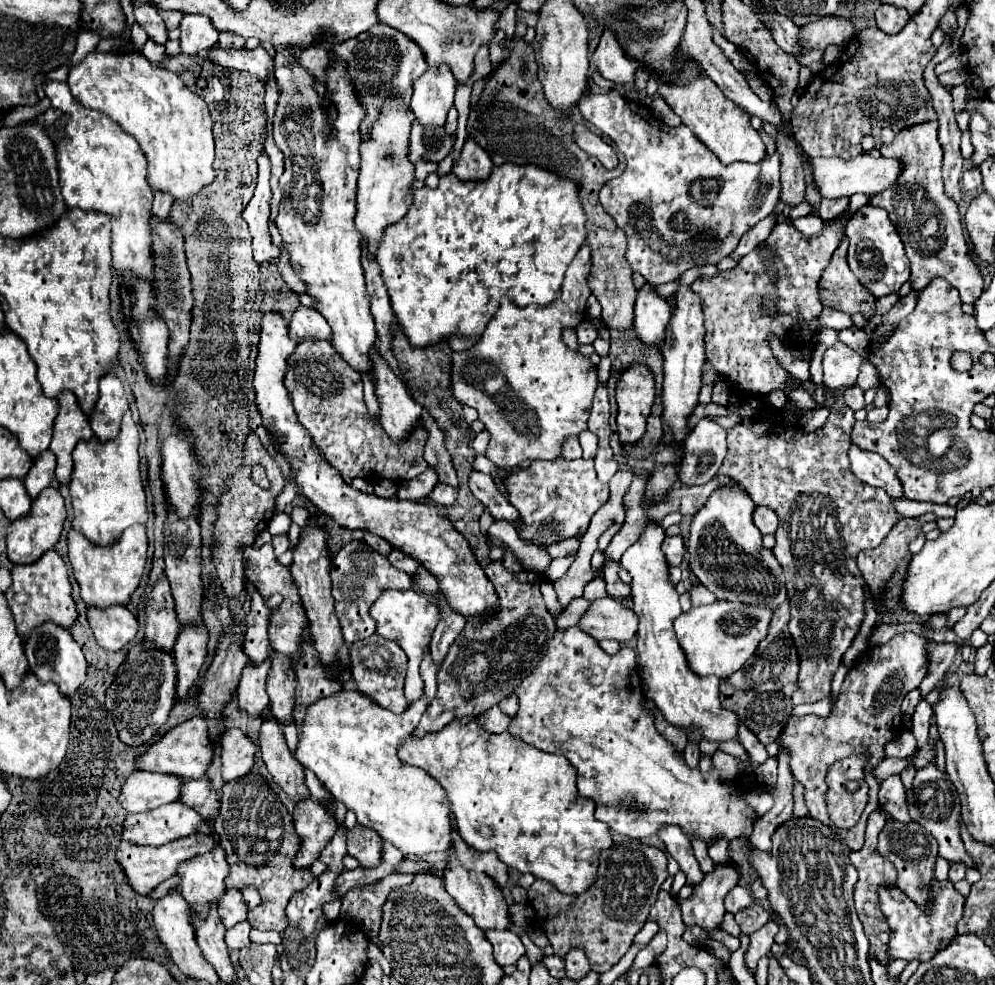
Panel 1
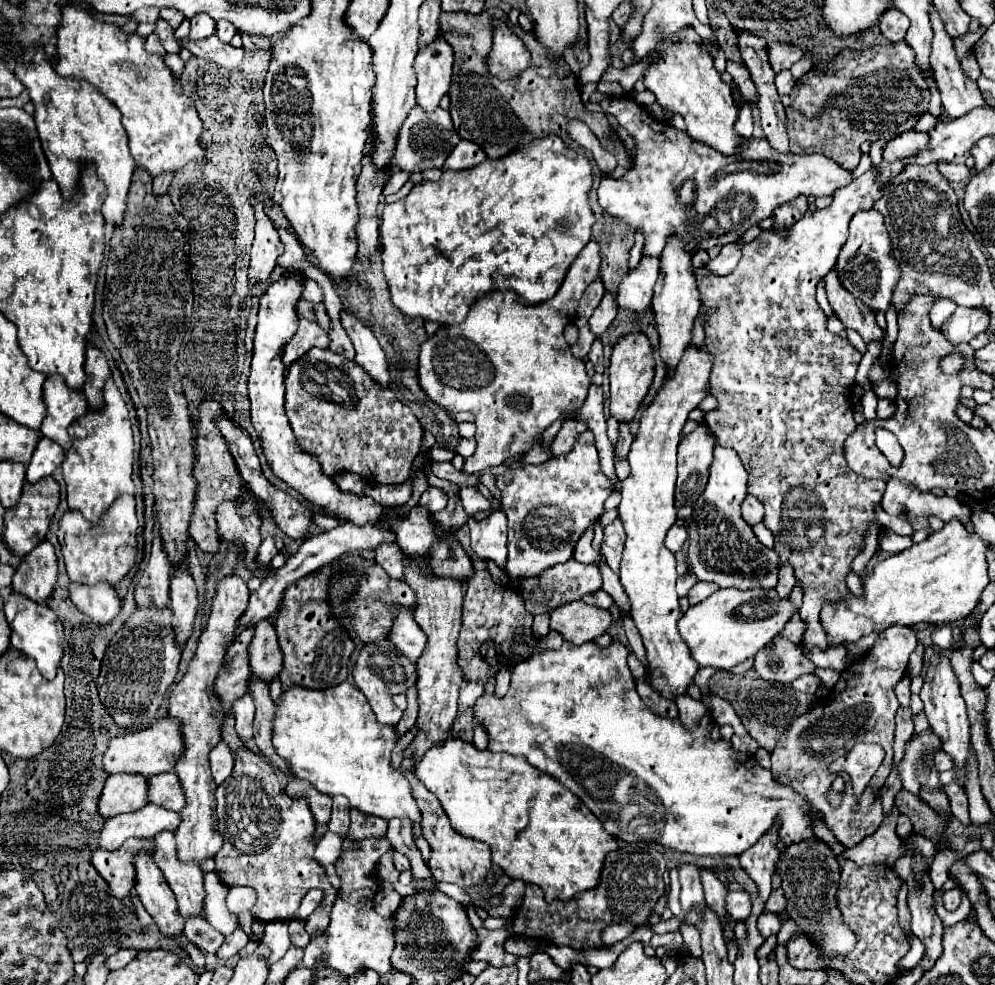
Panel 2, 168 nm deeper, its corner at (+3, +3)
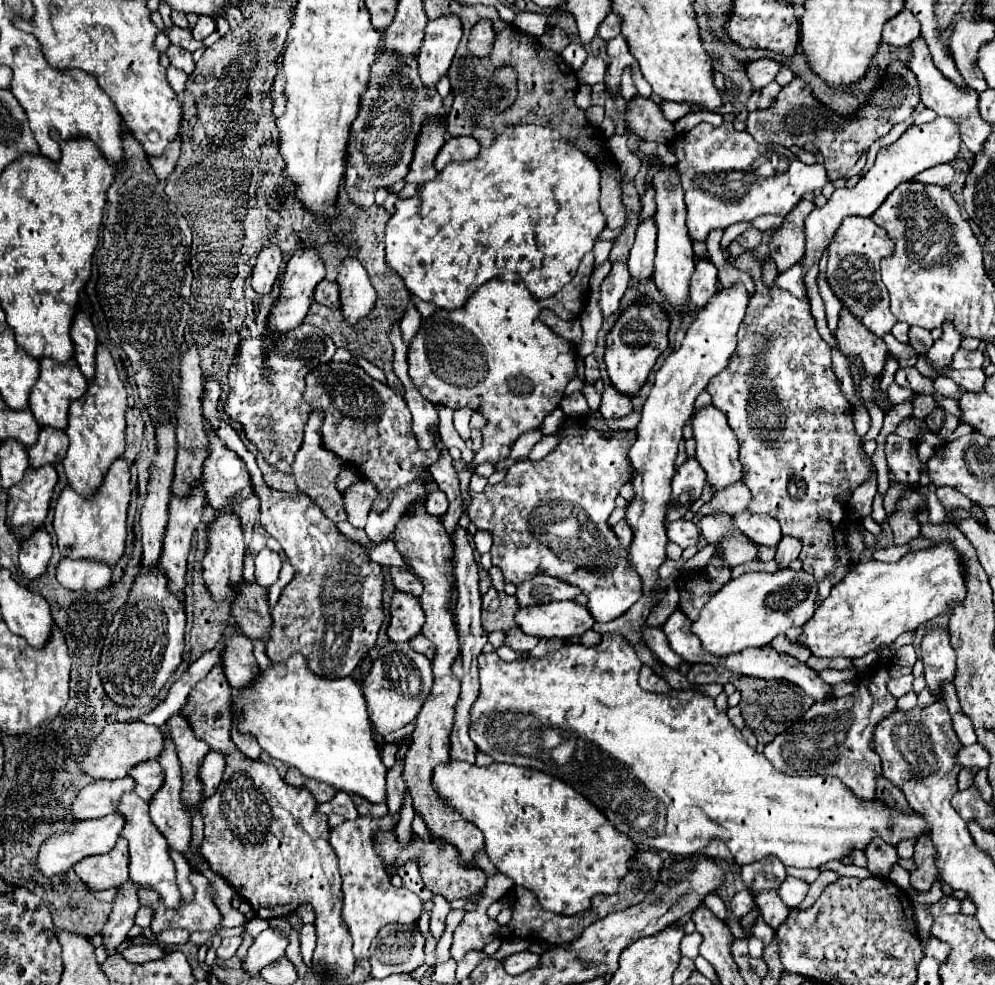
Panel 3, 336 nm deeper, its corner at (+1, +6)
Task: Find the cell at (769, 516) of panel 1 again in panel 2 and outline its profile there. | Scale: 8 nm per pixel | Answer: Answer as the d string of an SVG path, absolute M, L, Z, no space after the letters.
M745 496L743 504L741 504L741 512L743 512L743 520L749 526L755 526L763 520L763 504L759 500L755 500L753 496Z

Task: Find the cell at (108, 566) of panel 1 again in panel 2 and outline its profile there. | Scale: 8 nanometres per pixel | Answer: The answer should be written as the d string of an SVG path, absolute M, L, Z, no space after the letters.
M119 494L111 508L97 520L89 522L77 510L67 510L59 520L57 538L61 544L63 562L71 582L95 584L107 580L109 584L119 582L135 564L137 556L137 516L135 498L131 494Z

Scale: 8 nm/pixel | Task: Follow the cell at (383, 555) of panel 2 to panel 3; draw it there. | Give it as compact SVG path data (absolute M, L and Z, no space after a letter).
M389 567L389 573L391 573L391 577L393 577L393 585L395 585L395 587L399 587L401 591L409 591L409 593L413 593L415 597L421 595L423 585L421 585L421 581L419 581L411 571L393 571L393 567Z

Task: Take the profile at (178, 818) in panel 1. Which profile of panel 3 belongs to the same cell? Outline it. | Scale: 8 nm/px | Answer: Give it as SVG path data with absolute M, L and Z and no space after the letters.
M119 813L113 815L105 815L101 819L91 819L91 821L79 821L77 825L73 825L73 829L65 835L53 835L49 837L43 845L41 851L37 855L37 865L43 871L45 877L53 877L57 873L67 871L71 865L75 865L77 861L81 861L83 857L89 855L99 855L99 853L109 853L117 839L121 837L121 829L125 825L125 817Z

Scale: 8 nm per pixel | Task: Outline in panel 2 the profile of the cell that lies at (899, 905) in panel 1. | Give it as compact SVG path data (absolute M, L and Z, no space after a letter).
M957 888L947 890L947 892L943 894L943 902L945 902L945 908L947 908L947 910L957 910L959 904L961 904L961 892L959 892Z

